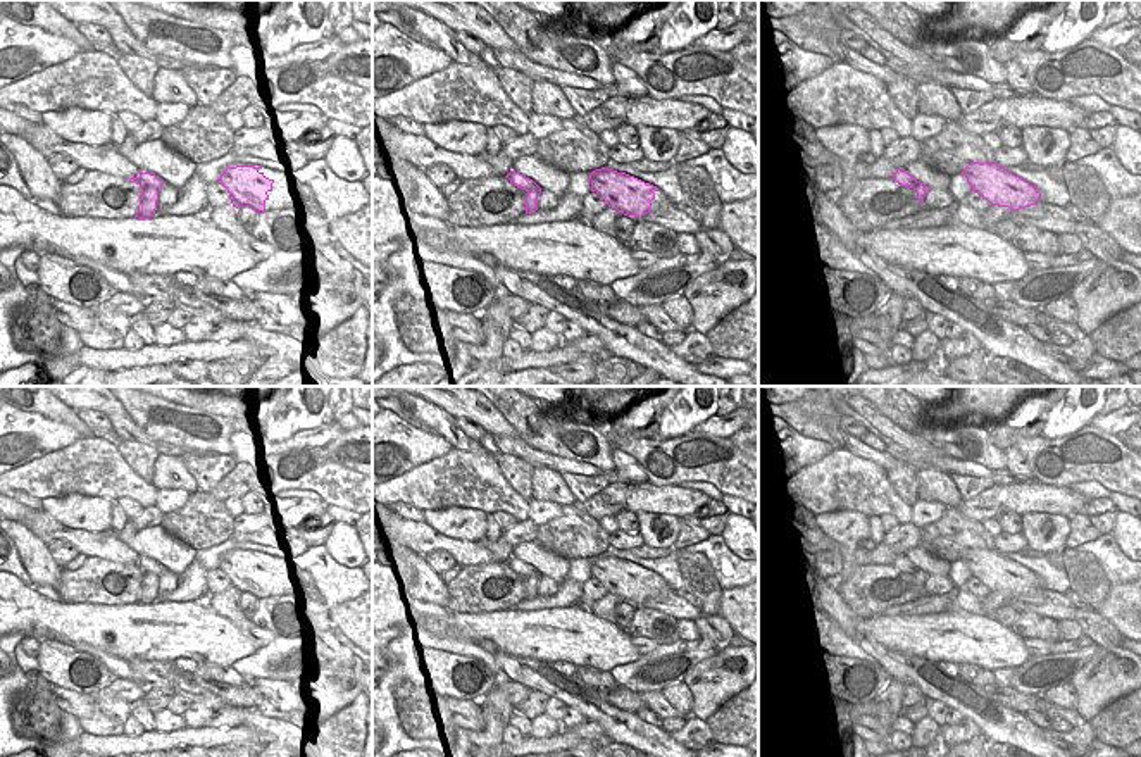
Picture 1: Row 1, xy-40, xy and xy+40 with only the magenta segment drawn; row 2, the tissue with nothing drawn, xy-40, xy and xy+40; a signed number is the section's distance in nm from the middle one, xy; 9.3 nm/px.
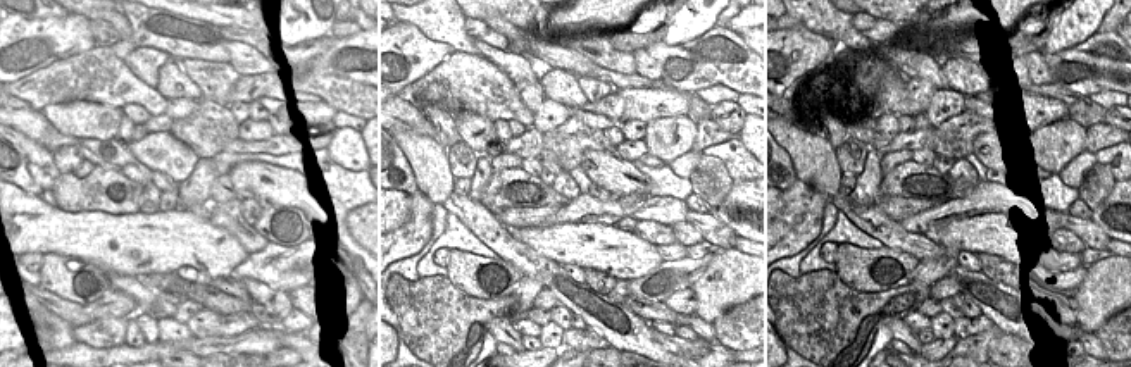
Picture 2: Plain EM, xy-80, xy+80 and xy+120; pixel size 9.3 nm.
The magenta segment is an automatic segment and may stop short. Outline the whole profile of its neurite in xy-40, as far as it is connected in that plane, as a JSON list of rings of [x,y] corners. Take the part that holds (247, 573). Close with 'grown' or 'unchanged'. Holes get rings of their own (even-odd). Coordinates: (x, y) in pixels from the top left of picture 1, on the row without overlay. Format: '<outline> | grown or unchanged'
[[[253,552],[228,554],[217,569],[205,574],[205,593],[202,600],[231,588],[238,595],[238,609],[250,619],[257,604],[265,598],[267,579],[272,578],[274,569],[260,555]]] | grown

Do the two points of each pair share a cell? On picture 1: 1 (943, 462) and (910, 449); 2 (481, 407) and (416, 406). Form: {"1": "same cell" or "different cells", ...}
{"1": "same cell", "2": "different cells"}

